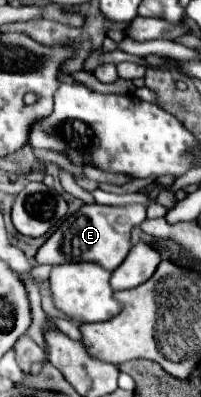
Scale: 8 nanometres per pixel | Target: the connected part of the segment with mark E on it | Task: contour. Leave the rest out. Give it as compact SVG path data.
M84 205L74 215L68 215L62 225L48 237L38 249L38 265L64 265L64 263L98 263L106 271L114 271L130 251L130 229L146 219L144 205L108 207L108 205Z

